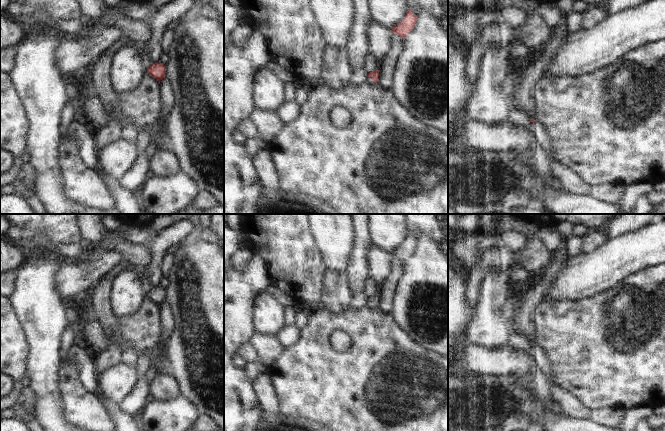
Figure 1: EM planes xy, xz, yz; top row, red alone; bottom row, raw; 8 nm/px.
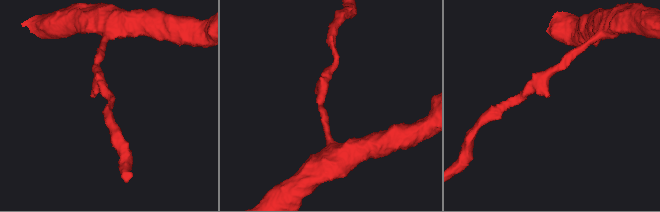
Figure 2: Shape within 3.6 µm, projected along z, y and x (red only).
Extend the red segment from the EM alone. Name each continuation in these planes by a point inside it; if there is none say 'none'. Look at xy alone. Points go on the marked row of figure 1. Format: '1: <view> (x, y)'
none

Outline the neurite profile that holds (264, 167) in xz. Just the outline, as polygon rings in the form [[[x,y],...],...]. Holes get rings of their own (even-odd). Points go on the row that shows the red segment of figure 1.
[[[263,148],[258,151],[253,159],[253,165],[263,187],[272,189],[279,188],[279,177],[268,150]]]

